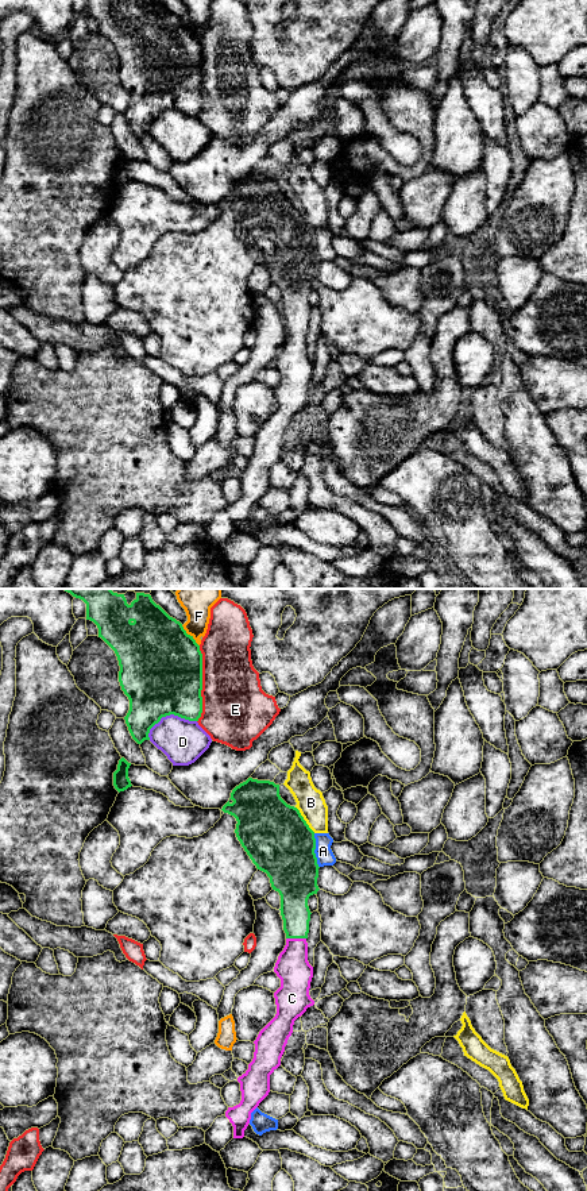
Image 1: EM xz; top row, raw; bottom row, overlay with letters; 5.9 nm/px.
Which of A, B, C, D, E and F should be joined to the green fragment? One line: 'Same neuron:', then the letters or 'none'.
Same neuron: C

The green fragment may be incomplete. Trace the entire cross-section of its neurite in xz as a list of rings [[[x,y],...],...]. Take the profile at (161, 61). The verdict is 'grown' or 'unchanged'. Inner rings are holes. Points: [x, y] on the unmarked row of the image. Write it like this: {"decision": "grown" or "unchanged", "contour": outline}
{"decision": "unchanged", "contour": [[[86,0],[86,15],[97,20],[99,32],[117,51],[119,77],[130,95],[124,115],[138,139],[150,135],[150,124],[162,112],[174,109],[198,116],[202,108],[202,49],[179,16],[159,0]]]}

